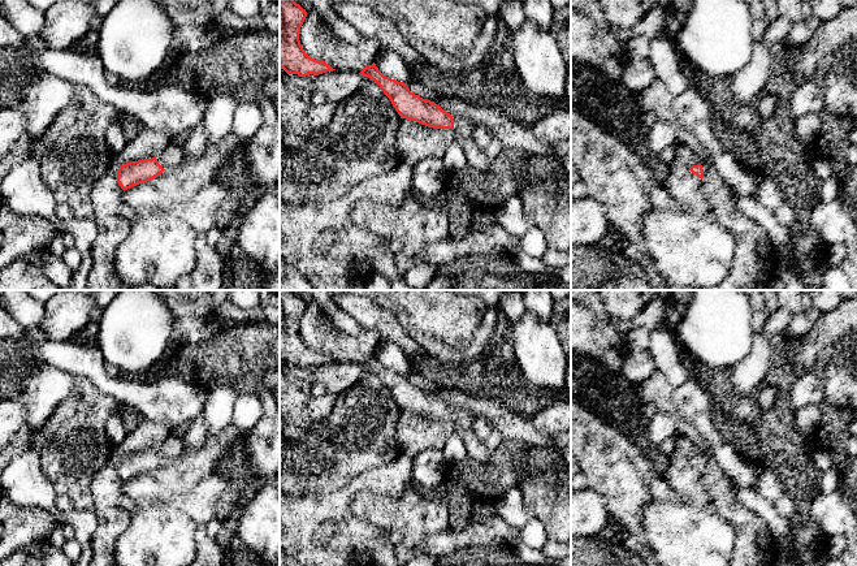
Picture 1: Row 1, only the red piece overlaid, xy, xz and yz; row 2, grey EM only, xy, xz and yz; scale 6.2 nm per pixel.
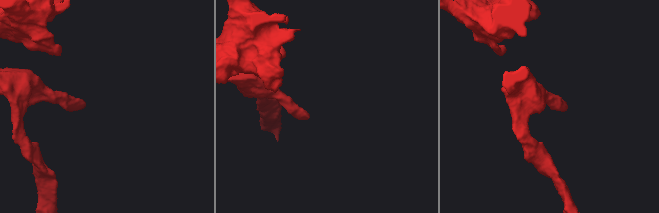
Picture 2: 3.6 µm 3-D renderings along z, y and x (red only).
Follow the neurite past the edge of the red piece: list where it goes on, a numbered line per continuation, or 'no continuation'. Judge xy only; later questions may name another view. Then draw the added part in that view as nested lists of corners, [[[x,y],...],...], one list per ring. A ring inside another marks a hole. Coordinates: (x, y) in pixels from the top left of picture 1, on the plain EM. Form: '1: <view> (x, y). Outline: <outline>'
1: xy (172, 448). Outline: [[[170,433],[156,450],[165,462],[176,461],[185,450],[183,438]]]

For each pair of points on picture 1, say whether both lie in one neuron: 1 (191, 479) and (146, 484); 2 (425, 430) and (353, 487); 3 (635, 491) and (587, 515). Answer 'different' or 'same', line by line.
1: same
2: different
3: different

